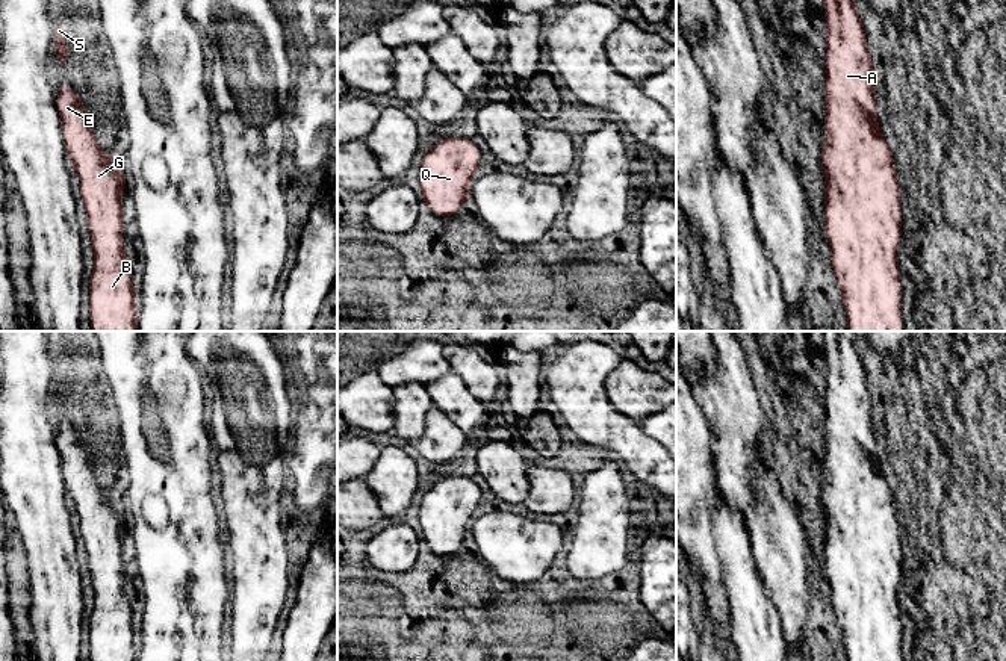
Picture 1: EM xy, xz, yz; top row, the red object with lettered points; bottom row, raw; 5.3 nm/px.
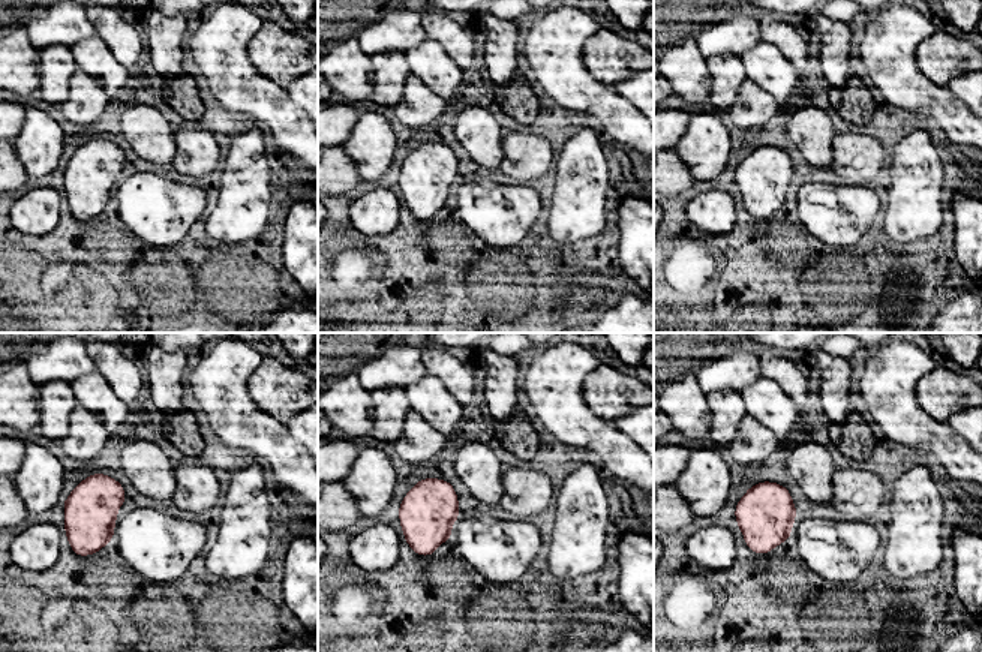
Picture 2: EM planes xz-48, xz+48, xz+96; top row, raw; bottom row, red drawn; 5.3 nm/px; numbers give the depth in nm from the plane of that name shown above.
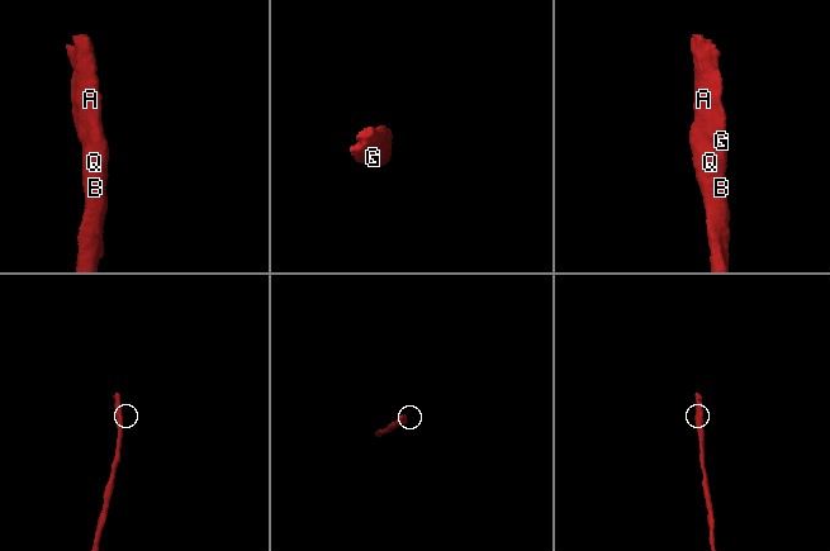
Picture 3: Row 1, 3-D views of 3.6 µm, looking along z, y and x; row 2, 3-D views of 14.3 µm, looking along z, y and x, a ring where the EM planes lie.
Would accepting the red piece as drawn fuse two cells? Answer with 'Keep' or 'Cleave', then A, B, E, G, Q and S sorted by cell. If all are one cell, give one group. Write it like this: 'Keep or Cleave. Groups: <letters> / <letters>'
Keep. Groups: A B E G Q S

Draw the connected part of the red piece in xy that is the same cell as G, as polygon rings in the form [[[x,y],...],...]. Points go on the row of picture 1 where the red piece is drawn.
[[[67,83],[56,95],[68,162],[80,178],[80,197],[94,251],[89,280],[91,331],[138,331],[138,293],[123,237],[123,165],[104,153],[79,92]]]

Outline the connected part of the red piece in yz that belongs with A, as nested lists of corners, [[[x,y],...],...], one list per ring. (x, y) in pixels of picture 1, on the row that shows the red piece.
[[[823,0],[827,32],[824,62],[824,241],[840,286],[849,331],[905,331],[897,251],[902,191],[891,148],[877,123],[873,61],[856,0]]]

